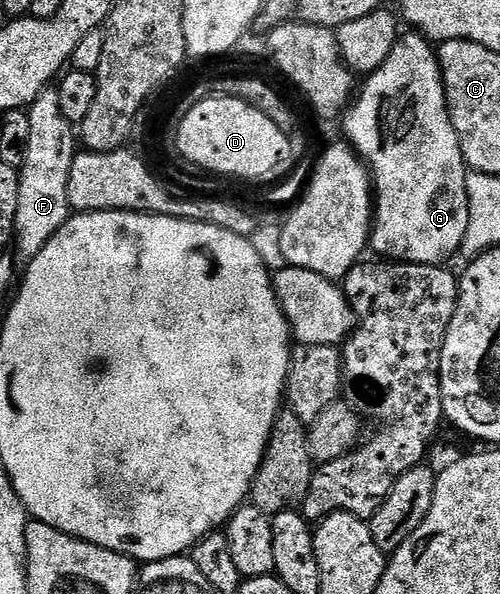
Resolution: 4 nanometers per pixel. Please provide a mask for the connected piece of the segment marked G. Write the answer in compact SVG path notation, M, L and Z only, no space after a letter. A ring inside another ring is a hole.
M406 33L399 37L396 48L392 48L392 56L388 56L388 60L384 60L384 64L380 64L380 68L376 68L373 74L363 81L366 82L363 86L361 83L356 97L351 101L344 114L344 123L346 122L344 138L353 147L357 156L369 167L370 176L373 179L373 226L370 229L369 249L371 251L374 249L378 253L375 255L386 260L408 262L415 266L440 266L449 263L449 258L461 251L464 244L464 232L468 230L468 188L466 187L468 167L462 155L458 133L452 124L450 109L446 103L442 65L438 63L435 47L425 34Z

